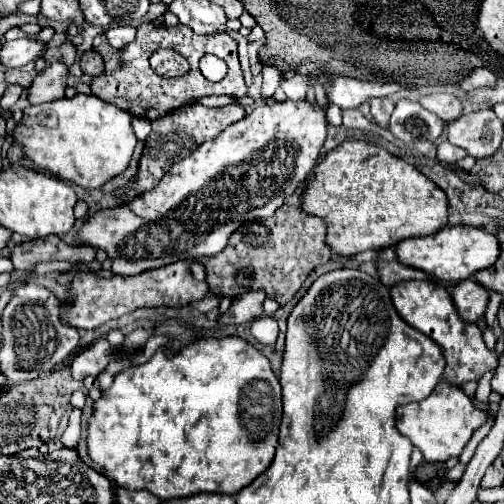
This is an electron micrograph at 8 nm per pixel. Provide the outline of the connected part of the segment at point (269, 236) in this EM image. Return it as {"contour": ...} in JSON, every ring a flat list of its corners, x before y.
{"contour":[[283,205,269,219,257,219,257,221,243,223,231,235,229,245,225,247,225,251,217,253,215,257,201,257,197,261,201,261,205,265,207,285,215,295,219,295,219,297,225,297,225,295,227,297,237,297,237,295,261,289,261,291,267,293,267,297,271,297,271,299,279,301,281,305,285,305,301,289,307,275,317,265,323,265,323,263,327,263,331,259,331,249,329,249,325,237,327,237,327,225,325,225,325,221,321,217,313,217,313,215,305,213,303,209,299,209,299,205]]}

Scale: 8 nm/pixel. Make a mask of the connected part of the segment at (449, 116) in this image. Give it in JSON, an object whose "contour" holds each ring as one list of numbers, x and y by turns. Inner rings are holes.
{"contour":[[433,93,433,95,423,95,419,97,419,103,429,109,431,113,439,115,443,121,453,121,461,115,463,107,459,97,449,95,449,93]]}

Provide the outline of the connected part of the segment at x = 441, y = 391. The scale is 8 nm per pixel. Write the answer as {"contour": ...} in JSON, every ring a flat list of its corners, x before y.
{"contour":[[441,379,429,397,423,401,413,401,397,407,397,429,401,435,409,437,409,441,423,453,425,461,445,463,449,457,459,457,463,447,469,443,475,429,485,423,487,415,473,405,473,401,463,393,459,385,453,381]]}

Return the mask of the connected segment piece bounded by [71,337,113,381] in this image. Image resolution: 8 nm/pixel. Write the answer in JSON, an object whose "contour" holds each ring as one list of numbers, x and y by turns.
{"contour":[[105,337,97,339,89,349,85,349,71,365,71,373,73,373,73,379,77,381,83,381,87,375,93,375,97,377,99,373,105,371,105,367,109,365,109,359,111,359,113,351,111,351,111,345]]}

